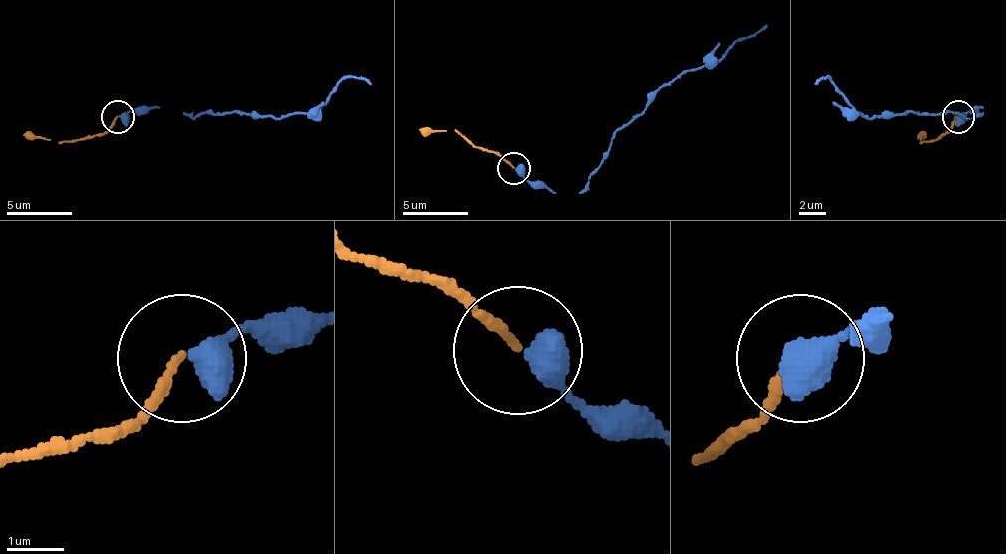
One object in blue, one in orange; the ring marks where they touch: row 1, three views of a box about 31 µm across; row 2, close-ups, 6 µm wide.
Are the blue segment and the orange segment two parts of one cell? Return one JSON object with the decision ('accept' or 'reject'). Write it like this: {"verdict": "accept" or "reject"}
{"verdict": "accept"}

